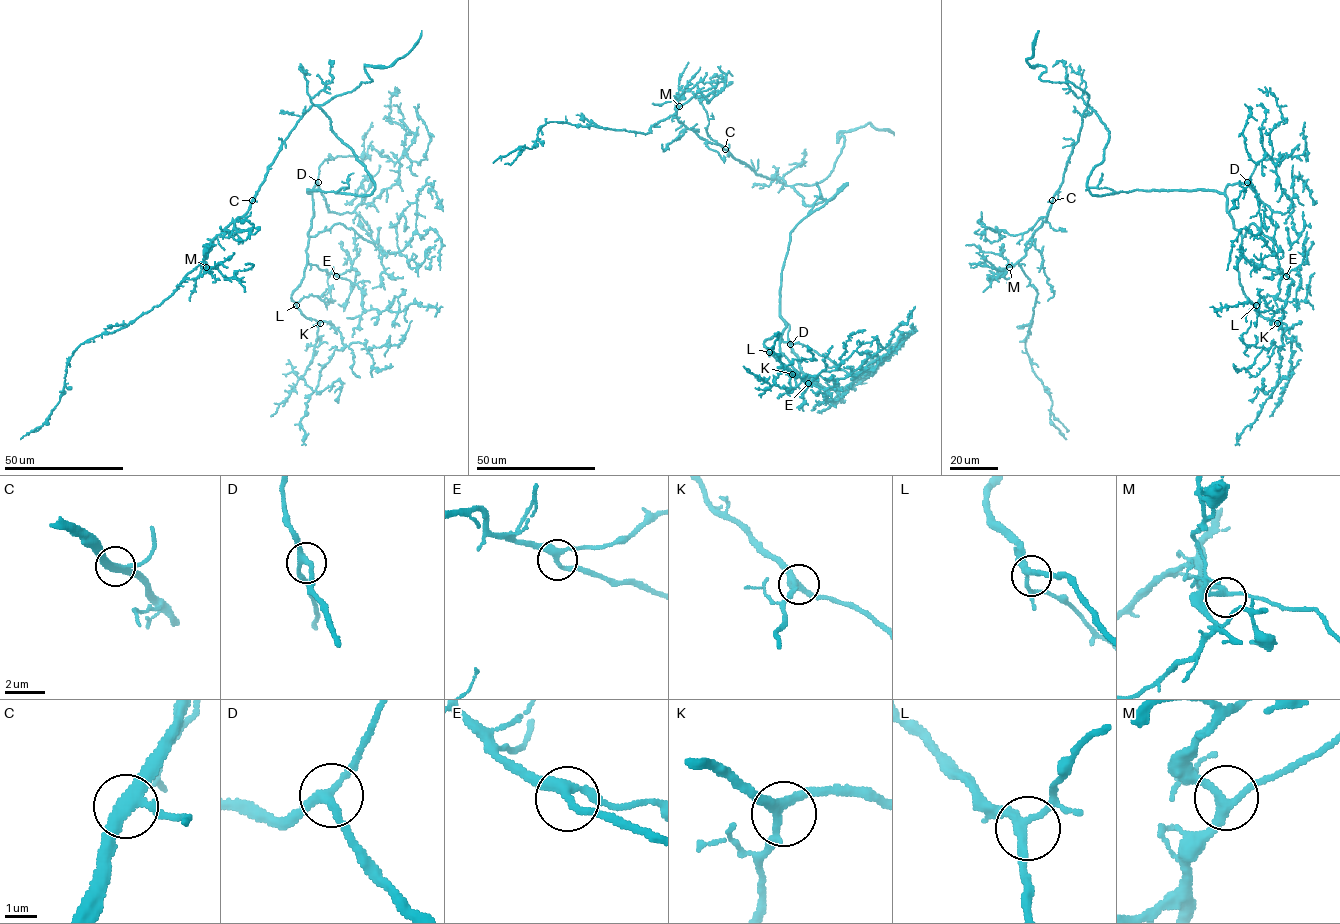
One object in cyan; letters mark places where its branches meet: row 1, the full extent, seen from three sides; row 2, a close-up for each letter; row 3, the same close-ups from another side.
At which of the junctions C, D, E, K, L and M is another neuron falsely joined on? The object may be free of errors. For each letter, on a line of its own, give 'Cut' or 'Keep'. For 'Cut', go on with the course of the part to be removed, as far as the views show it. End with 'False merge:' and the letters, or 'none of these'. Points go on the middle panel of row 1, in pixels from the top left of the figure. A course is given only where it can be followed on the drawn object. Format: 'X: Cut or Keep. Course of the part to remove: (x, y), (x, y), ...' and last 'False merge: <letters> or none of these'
C: Keep
D: Keep
E: Keep
K: Keep
L: Keep
M: Keep
False merge: none of these

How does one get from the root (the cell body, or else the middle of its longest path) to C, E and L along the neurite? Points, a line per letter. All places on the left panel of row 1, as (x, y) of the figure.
C: (350, 148), (333, 131), (327, 115), (312, 105), (282, 144), (252, 200)
E: (350, 148), (374, 184), (370, 194), (307, 190), (312, 194), (313, 210), (307, 262), (336, 276)
L: (350, 148), (375, 188), (361, 195), (307, 190), (312, 194), (313, 218), (304, 277), (291, 295), (296, 305)

